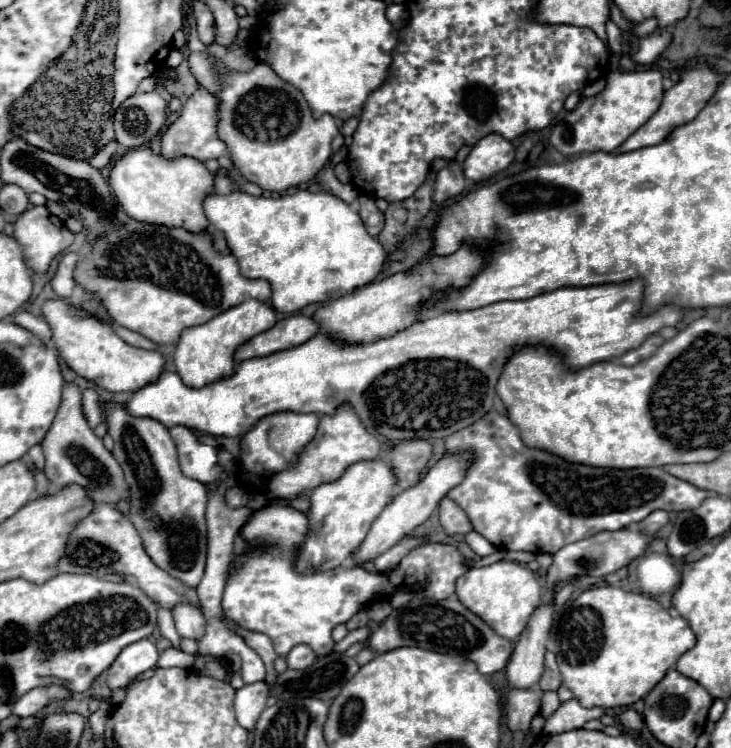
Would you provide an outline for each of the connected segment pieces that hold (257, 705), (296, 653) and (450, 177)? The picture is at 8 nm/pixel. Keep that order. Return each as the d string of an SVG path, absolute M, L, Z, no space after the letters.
M264 680L246 684L240 690L236 690L234 710L236 710L236 718L240 726L244 726L246 730L254 730L260 712L266 708L268 694L270 694L270 688Z
M300 644L300 646L292 648L290 654L286 656L288 668L294 668L294 670L304 670L304 668L312 666L314 660L316 660L316 654L314 654L312 648L308 648L306 644Z
M452 160L444 166L444 170L438 172L436 176L436 202L442 202L450 196L458 196L466 190L466 176L462 172L462 166Z

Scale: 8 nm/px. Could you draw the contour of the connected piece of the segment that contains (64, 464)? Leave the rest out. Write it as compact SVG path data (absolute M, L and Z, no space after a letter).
M76 384L64 386L62 404L46 438L42 440L42 448L46 456L44 474L54 486L54 490L64 490L66 486L78 484L88 492L88 498L94 504L118 504L120 500L128 502L128 482L124 480L120 462L110 450L106 450L102 438L98 438L88 426L82 414L82 392Z

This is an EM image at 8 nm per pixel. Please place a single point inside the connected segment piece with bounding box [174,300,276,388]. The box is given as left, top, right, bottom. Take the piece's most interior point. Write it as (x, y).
(204, 353)

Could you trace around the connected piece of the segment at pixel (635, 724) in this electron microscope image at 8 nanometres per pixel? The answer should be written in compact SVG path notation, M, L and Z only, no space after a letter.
M626 710L620 714L620 724L626 728L626 730L638 730L642 726L642 718L638 712L634 710Z

